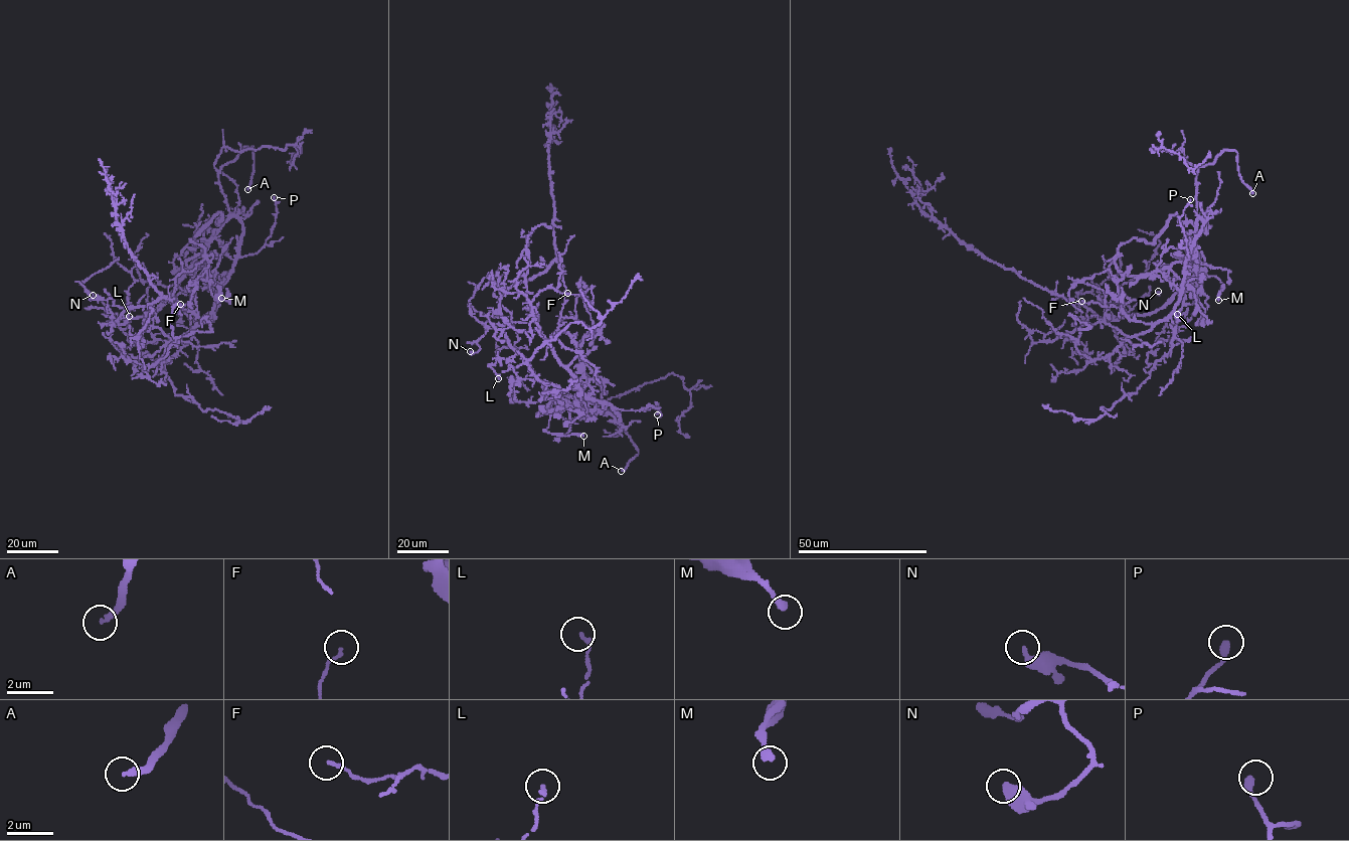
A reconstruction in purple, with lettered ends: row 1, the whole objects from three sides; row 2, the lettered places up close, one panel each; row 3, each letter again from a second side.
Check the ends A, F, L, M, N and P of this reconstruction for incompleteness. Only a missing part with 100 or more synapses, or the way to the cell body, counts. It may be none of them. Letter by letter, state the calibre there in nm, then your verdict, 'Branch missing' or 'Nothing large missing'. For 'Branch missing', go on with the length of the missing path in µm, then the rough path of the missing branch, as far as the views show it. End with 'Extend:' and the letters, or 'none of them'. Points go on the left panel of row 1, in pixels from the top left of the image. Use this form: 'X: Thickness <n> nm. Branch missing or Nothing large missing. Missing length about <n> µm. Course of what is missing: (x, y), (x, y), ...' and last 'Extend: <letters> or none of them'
A: Thickness 280 nm. Branch missing. Missing length about 60 µm. Course of what is missing: (247, 189), (231, 218), (180, 268), (174, 311)
F: Thickness 140 nm. Nothing large missing
L: Thickness 130 nm. Nothing large missing
M: Thickness 320 nm. Nothing large missing
N: Thickness 420 nm. Nothing large missing
P: Thickness 320 nm. Nothing large missing
Extend: A

